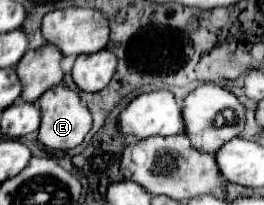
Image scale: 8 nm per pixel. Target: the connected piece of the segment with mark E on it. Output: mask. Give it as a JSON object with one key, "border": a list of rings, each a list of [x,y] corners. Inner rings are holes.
{"border":[[[54,86],[46,90],[40,96],[40,112],[42,112],[42,124],[38,130],[38,140],[52,150],[70,150],[82,144],[84,136],[92,128],[92,118],[88,108],[80,102],[78,92],[70,90],[68,86]]]}

